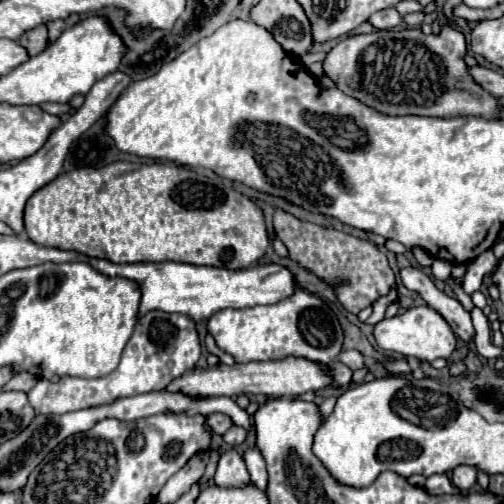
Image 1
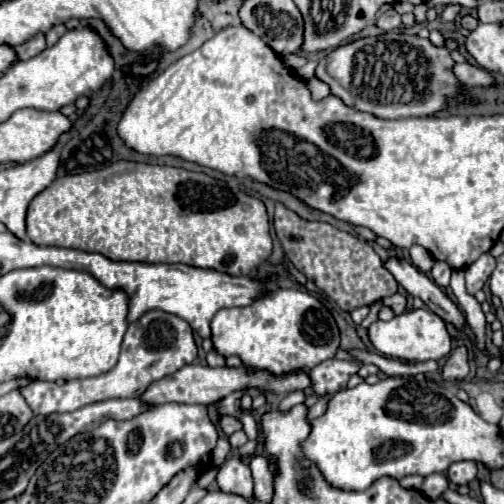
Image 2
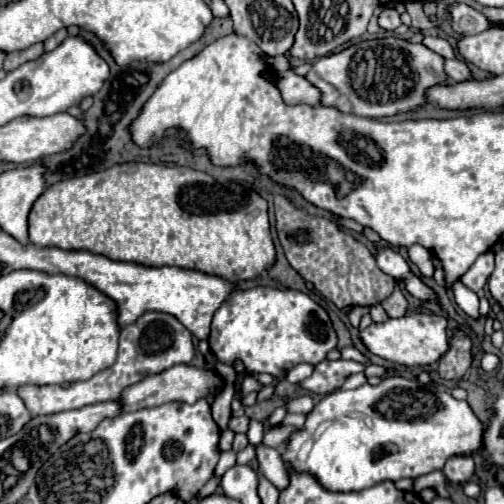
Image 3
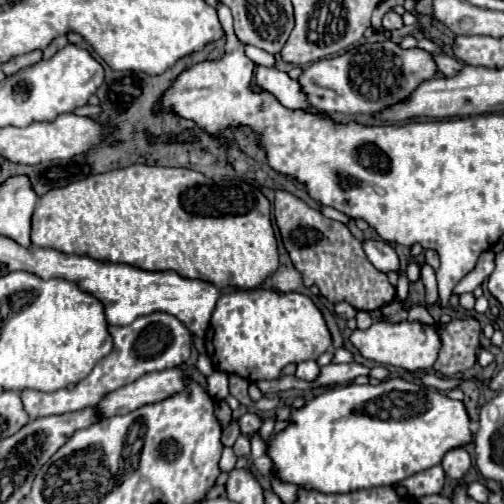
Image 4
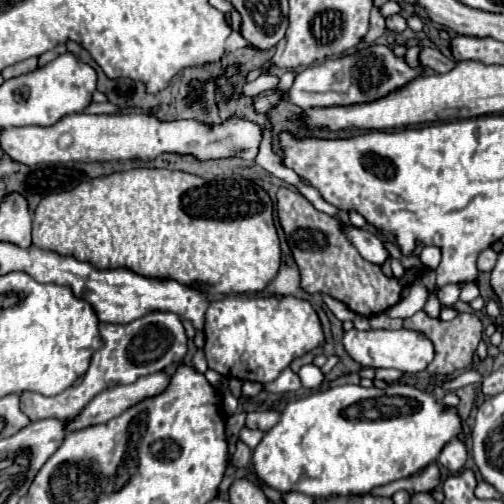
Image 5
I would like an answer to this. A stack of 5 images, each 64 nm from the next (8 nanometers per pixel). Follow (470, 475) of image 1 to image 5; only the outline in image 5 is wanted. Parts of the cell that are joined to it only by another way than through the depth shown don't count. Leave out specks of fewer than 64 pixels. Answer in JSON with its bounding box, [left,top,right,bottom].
[438,438,468,472]

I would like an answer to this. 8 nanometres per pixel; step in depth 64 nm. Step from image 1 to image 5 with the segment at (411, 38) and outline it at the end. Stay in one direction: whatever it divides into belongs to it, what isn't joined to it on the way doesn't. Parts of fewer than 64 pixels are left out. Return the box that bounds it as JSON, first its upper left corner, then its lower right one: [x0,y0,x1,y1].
[288,46,424,108]

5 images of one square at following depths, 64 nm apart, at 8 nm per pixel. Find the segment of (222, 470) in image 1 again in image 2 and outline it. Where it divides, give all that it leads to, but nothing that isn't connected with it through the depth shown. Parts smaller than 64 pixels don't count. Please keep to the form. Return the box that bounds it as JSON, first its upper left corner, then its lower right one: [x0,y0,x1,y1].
[218,456,254,502]

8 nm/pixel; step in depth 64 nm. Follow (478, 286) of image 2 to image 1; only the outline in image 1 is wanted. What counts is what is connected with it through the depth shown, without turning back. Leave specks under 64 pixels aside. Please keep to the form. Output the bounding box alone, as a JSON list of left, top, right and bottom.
[470,250,496,294]

